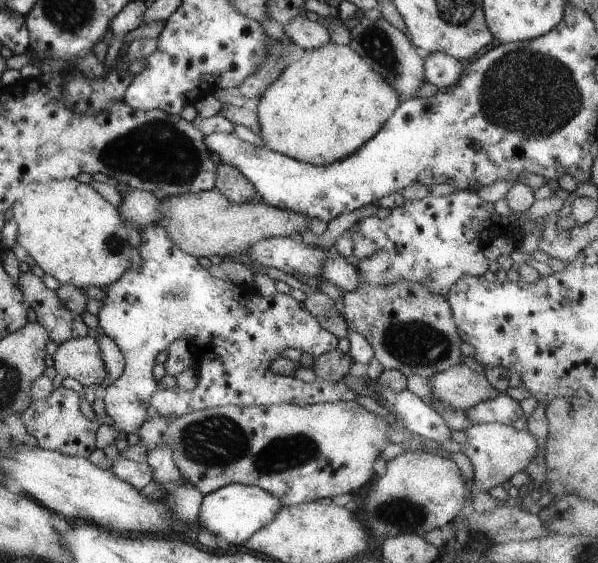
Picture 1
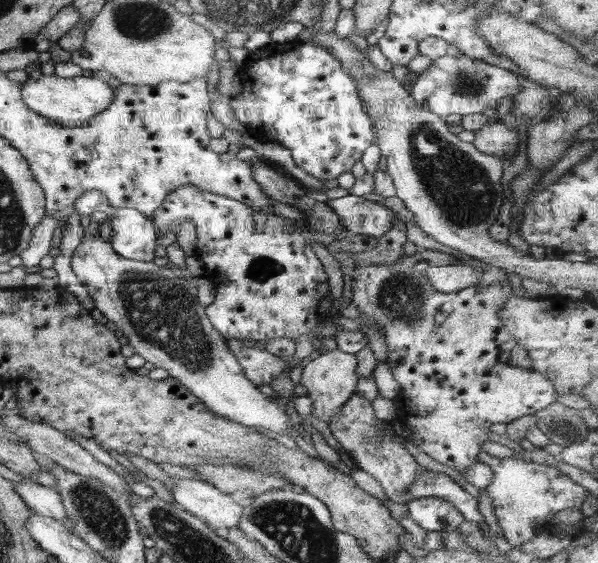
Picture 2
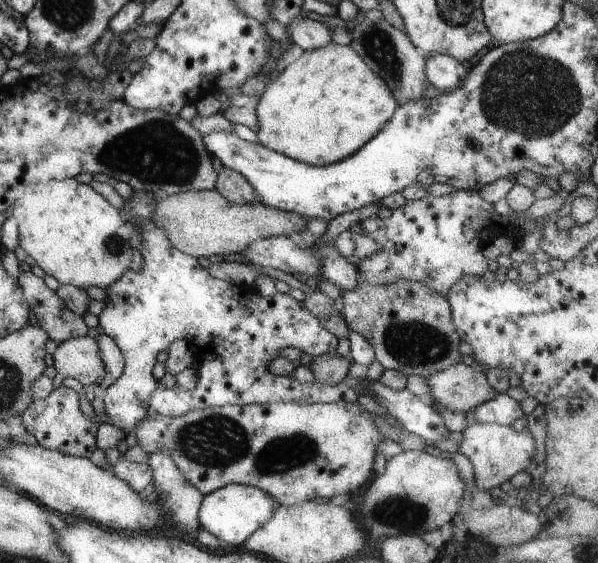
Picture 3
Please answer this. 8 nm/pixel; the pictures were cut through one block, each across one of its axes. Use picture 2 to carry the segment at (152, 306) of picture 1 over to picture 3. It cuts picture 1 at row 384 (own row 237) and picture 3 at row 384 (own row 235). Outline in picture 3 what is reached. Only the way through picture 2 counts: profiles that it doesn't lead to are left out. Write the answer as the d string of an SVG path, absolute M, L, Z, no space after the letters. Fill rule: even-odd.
M146 227L145 231L140 234L142 249L138 250L144 258L144 264L142 269L138 272L134 270L128 270L124 272L124 276L120 277L120 280L112 282L108 288L106 288L106 296L102 302L104 303L104 308L101 313L97 316L99 320L101 332L104 332L106 336L110 336L112 340L118 345L121 350L122 356L125 360L125 367L123 368L123 373L113 382L106 385L106 395L104 396L104 414L110 418L104 418L104 420L110 420L114 428L118 430L123 430L124 432L131 433L146 415L152 411L156 412L162 416L179 417L188 414L193 410L205 409L212 406L223 406L223 405L240 405L240 406L250 406L250 404L272 404L272 402L296 402L296 404L314 404L314 403L336 403L340 401L354 402L358 400L359 394L354 392L349 386L339 383L336 385L326 385L320 384L319 382L314 383L301 383L300 381L284 375L276 375L274 372L270 372L270 363L272 360L276 360L278 355L285 348L299 348L302 352L307 352L308 354L317 357L318 355L323 355L328 352L336 350L339 338L333 336L331 332L328 332L327 328L324 328L316 316L312 316L308 309L300 306L298 301L288 293L276 293L274 296L263 297L259 292L249 286L236 286L232 282L224 282L222 279L214 278L210 276L208 270L202 267L198 263L198 259L192 255L184 254L180 252L178 248L172 246L172 242L168 240L168 236L164 234L164 230L160 228L149 228ZM184 339L188 343L188 348L191 348L192 356L195 356L194 369L196 371L196 388L194 390L182 390L178 388L178 385L173 386L173 388L168 388L164 383L157 382L157 380L152 375L152 368L157 363L156 355L162 351L167 350L169 344L172 341Z

